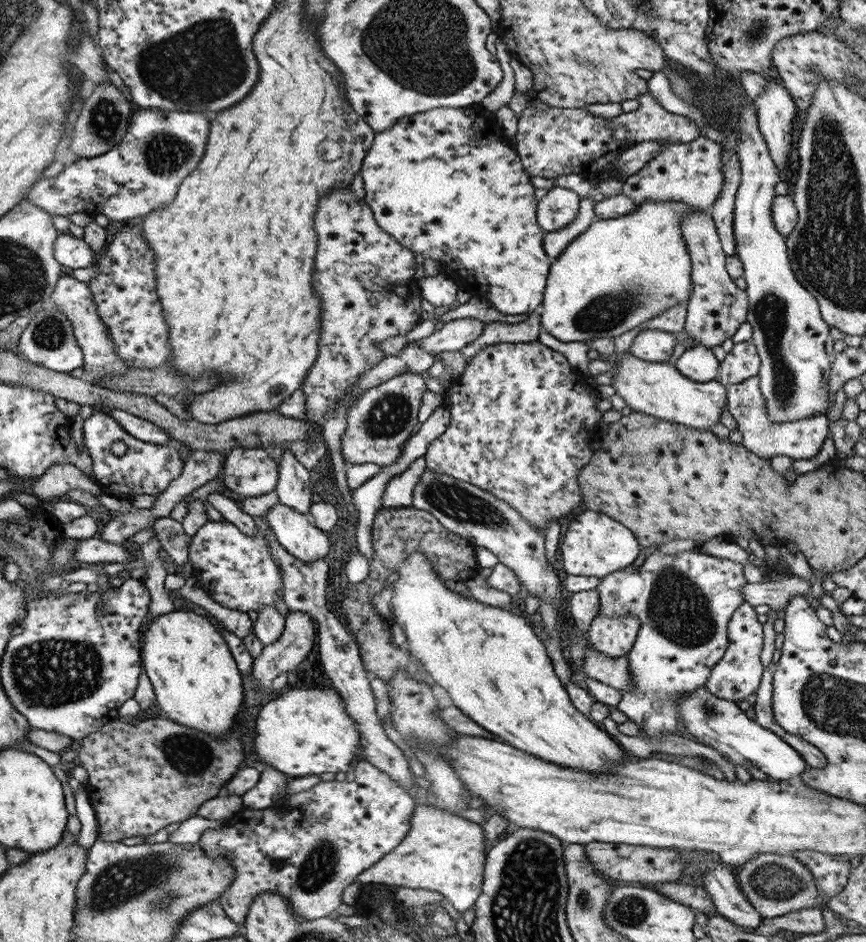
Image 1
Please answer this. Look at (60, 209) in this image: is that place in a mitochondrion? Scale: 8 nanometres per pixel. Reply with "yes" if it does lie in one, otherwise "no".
no

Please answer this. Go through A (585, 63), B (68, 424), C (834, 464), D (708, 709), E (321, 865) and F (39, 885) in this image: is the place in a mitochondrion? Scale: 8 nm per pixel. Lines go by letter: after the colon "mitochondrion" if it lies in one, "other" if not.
A: mitochondrion
B: other
C: other
D: mitochondrion
E: mitochondrion
F: other

